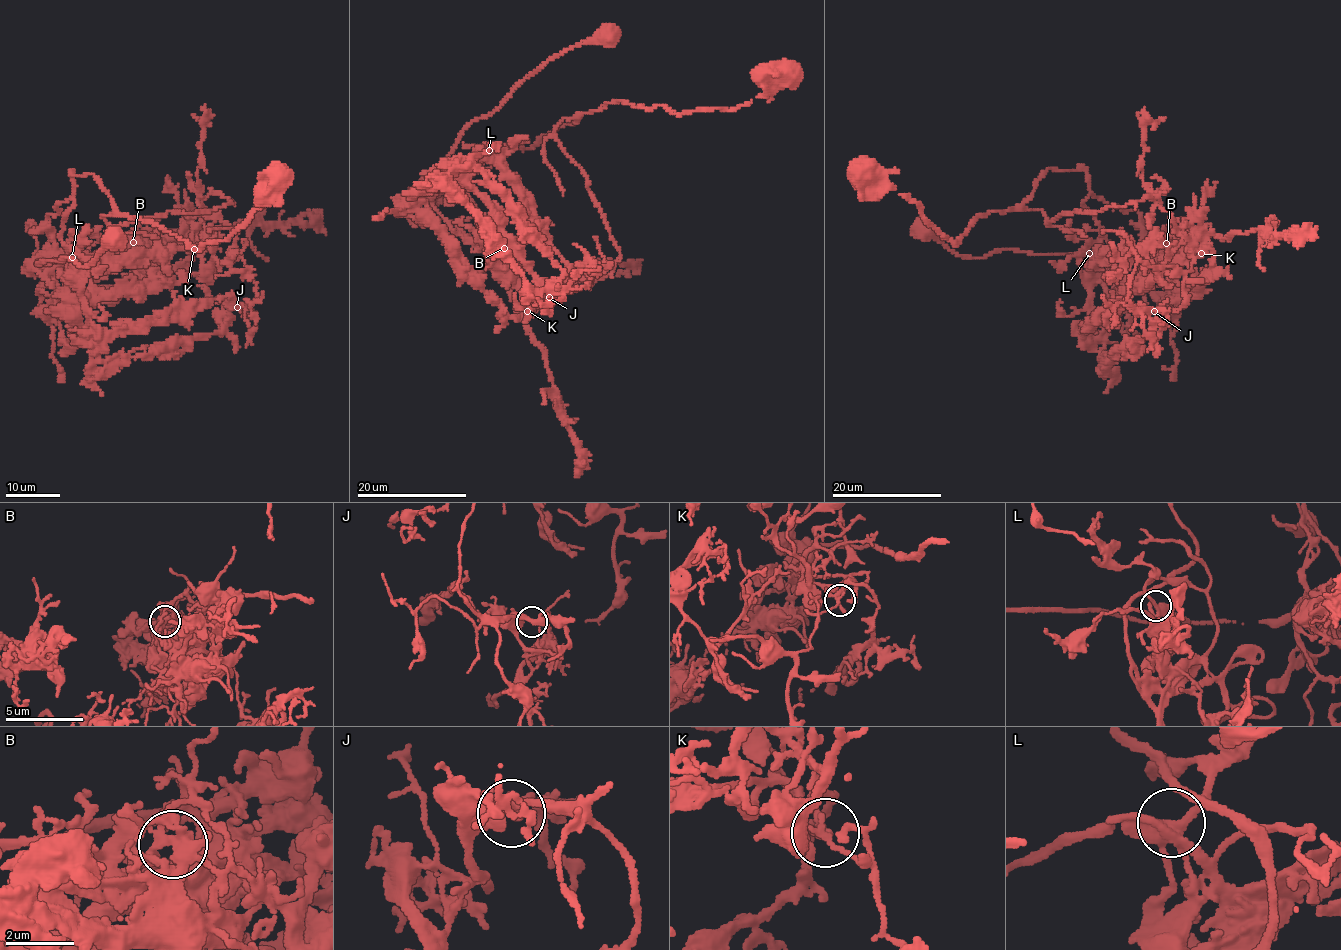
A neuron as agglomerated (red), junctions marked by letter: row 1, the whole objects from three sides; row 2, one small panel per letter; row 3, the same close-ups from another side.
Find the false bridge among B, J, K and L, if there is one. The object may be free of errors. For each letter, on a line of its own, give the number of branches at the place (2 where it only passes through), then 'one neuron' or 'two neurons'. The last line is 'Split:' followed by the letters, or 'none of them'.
B: branches 6; two neurons
J: branches 4; one neuron
K: branches 4; one neuron
L: branches 6; one neuron
Split: B

